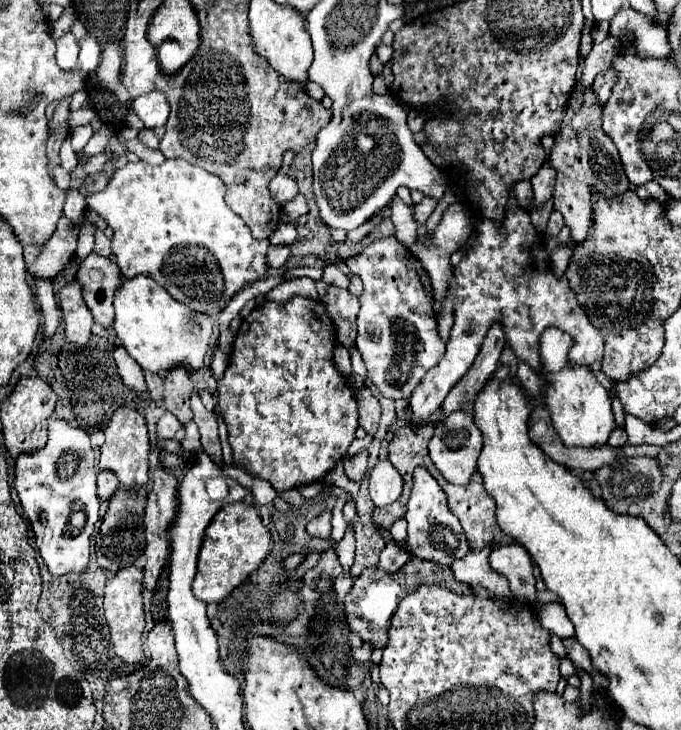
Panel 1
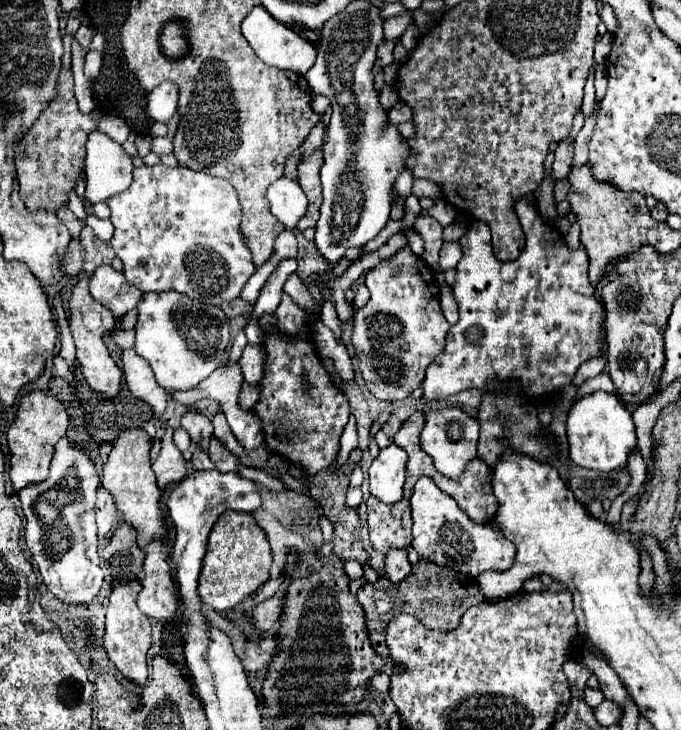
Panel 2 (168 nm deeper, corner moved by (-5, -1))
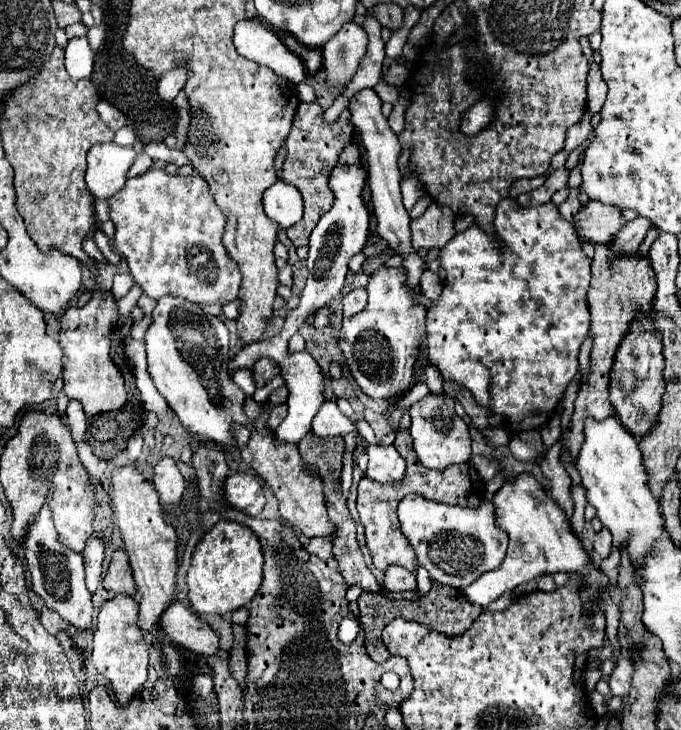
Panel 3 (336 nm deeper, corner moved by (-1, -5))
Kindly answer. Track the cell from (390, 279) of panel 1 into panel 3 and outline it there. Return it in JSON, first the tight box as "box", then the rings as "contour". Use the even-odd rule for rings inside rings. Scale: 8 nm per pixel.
{"box":[338,267,426,399],"contour":[[[402,267],[374,271],[366,289],[368,305],[358,315],[344,319],[338,345],[358,387],[372,399],[390,399],[412,381],[418,347],[426,339],[426,307],[412,301]]]}

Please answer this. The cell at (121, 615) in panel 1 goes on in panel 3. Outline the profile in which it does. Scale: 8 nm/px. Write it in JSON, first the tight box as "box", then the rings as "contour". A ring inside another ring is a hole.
{"box":[92,595,148,707],"contour":[[[118,595],[106,601],[98,613],[98,627],[94,633],[94,651],[92,659],[96,671],[102,673],[114,691],[114,699],[120,707],[126,707],[132,697],[142,689],[148,677],[148,647],[142,637],[142,631],[136,625],[138,603],[130,595]]]}

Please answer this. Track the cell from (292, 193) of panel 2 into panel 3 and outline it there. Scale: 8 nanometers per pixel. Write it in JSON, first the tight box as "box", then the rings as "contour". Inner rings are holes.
{"box":[264,181,302,229],"contour":[[[276,181],[264,191],[264,211],[280,227],[288,229],[302,219],[302,195],[290,183]]]}

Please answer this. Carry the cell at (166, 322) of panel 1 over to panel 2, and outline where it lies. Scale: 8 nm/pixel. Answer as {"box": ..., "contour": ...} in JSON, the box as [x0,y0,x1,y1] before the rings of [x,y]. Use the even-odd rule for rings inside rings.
{"box":[136,291,230,391],"contour":[[[178,291],[144,293],[138,303],[136,321],[136,353],[144,357],[156,381],[166,391],[194,389],[196,383],[206,379],[214,369],[226,361],[226,347],[230,341],[228,317],[216,305],[204,305],[192,301],[188,295]]]}

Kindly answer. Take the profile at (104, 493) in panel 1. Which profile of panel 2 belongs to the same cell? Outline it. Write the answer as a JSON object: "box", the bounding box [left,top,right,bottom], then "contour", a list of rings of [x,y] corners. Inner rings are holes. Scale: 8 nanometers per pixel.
{"box":[94,487,118,537],"contour":[[[104,487],[98,489],[98,501],[96,501],[94,511],[96,511],[98,535],[104,537],[112,529],[112,525],[114,525],[114,521],[118,517],[118,509],[114,507],[114,499],[112,499],[110,491],[106,491]]]}

